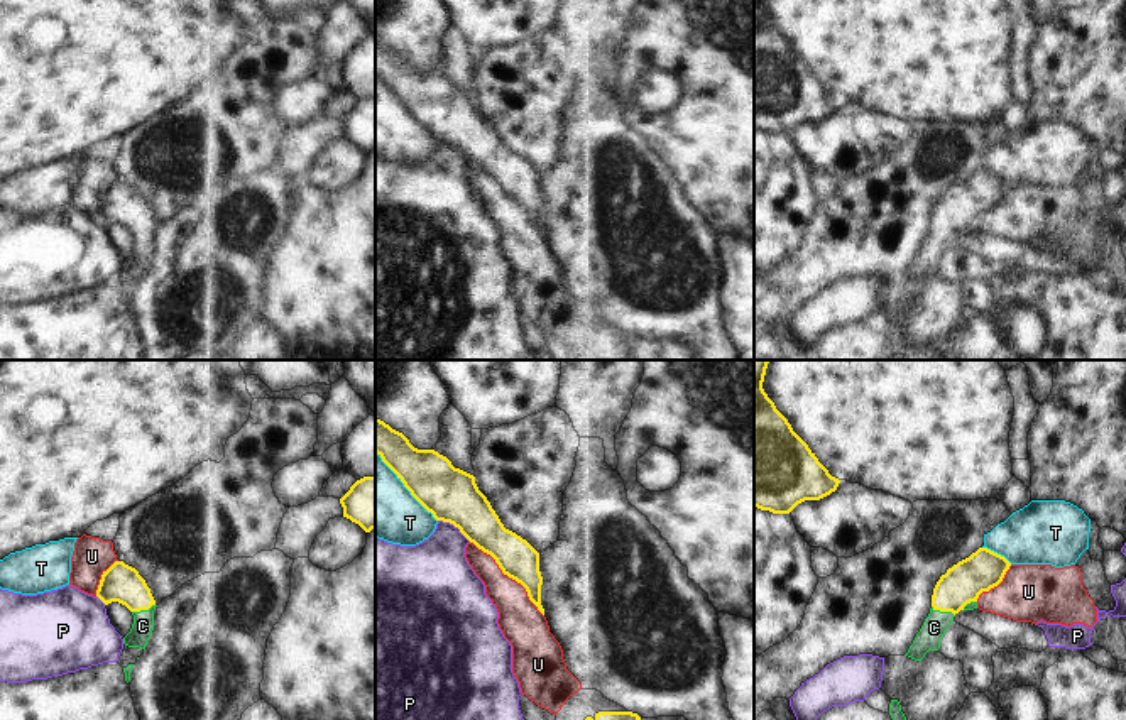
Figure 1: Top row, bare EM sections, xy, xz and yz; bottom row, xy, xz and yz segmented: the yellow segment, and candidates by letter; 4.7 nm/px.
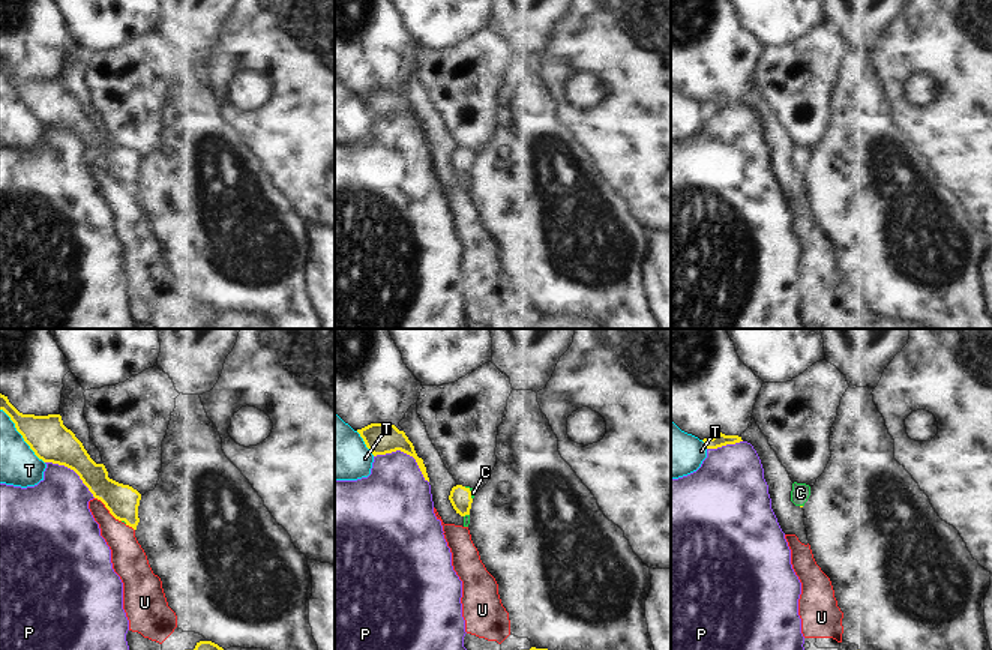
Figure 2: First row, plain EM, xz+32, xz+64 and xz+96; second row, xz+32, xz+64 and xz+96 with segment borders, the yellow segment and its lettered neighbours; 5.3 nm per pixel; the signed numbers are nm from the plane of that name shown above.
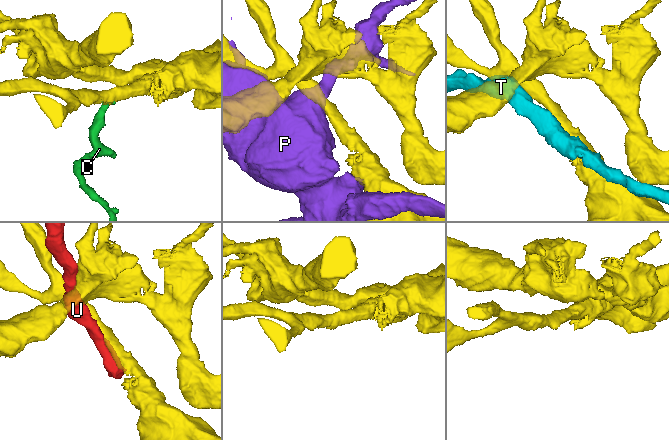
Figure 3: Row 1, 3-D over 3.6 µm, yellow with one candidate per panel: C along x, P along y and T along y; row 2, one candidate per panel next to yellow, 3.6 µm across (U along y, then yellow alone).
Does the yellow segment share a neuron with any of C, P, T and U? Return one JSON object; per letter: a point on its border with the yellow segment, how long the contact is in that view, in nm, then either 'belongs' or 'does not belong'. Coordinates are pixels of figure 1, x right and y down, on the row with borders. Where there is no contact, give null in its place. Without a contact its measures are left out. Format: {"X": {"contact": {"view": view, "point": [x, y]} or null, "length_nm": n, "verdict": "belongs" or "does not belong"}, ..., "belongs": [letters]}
{"C": {"contact": {"view": "yz", "point": [944, 610]}, "length_nm": 120, "verdict": "belongs"}, "P": {"contact": {"view": "xz", "point": [455, 526]}, "length_nm": 190, "verdict": "does not belong"}, "T": {"contact": {"view": "xz", "point": [404, 485]}, "length_nm": 440, "verdict": "does not belong"}, "U": {"contact": {"view": "xz", "point": [509, 577]}, "length_nm": 500, "verdict": "does not belong"}, "belongs": ["C"]}

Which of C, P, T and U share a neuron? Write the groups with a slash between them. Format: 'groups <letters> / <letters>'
groups C / P / T / U

